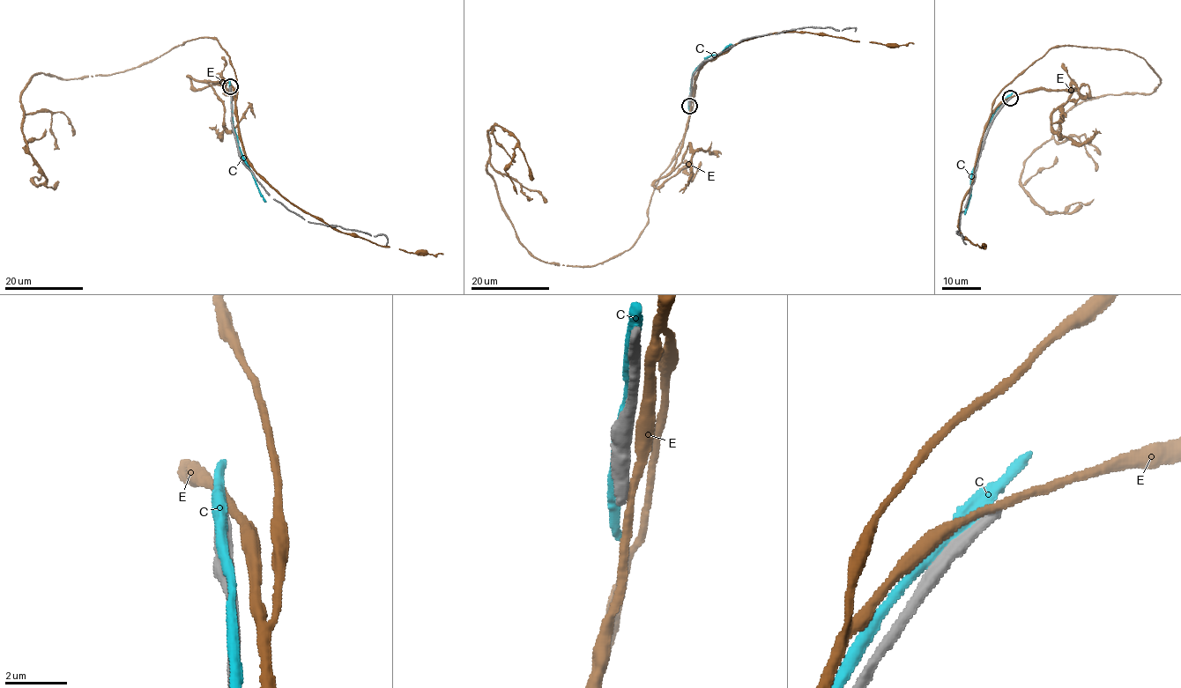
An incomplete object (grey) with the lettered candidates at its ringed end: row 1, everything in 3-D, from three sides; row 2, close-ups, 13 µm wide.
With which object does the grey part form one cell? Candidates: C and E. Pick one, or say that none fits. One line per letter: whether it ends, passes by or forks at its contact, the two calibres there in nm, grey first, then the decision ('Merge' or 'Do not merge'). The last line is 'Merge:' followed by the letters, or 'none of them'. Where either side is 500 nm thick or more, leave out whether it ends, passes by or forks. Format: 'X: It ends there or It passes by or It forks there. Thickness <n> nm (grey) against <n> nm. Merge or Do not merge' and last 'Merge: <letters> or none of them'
C: It passes by. Thickness 480 nm (grey) against 380 nm. Do not merge
E: It passes by. Thickness 420 nm (grey) against 240 nm. Do not merge
Merge: none of them

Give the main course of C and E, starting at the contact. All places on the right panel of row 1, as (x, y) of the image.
C: (1005, 101), (991, 118), (982, 137), (964, 215)
E: (1009, 99), (992, 108), (1053, 48), (1142, 57), (1151, 92), (1075, 104), (1027, 159), (1043, 209), (1093, 198)

